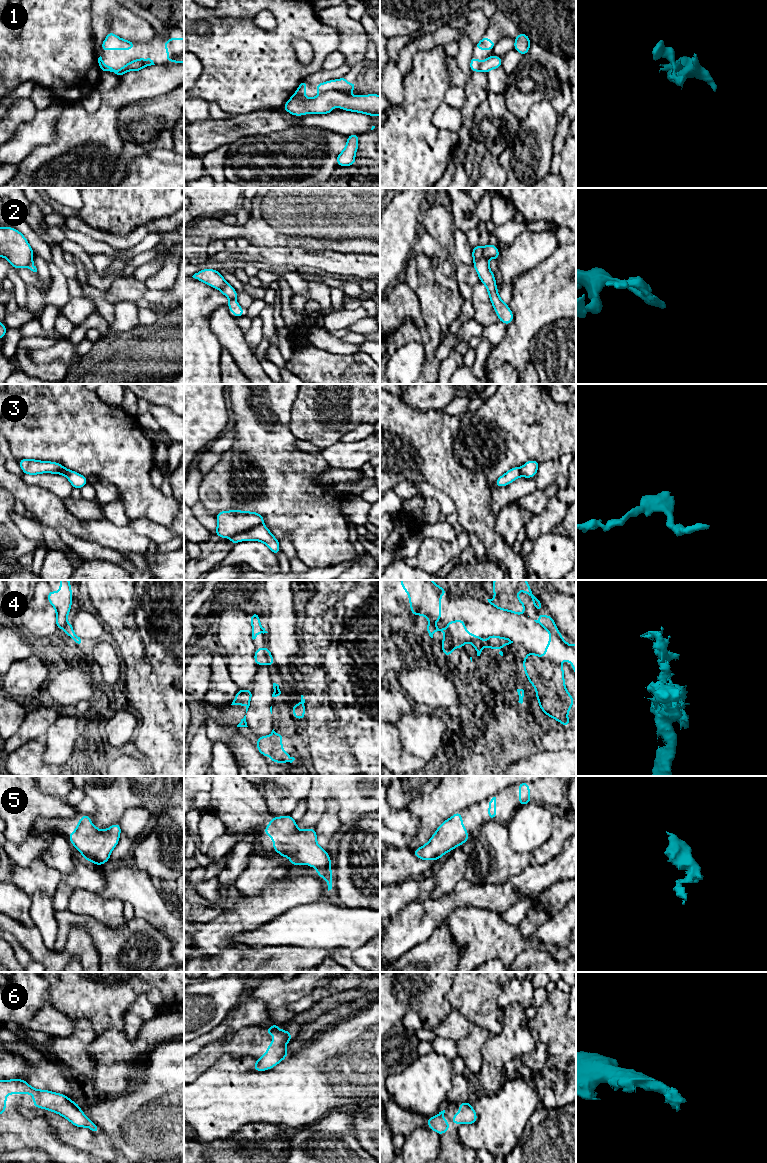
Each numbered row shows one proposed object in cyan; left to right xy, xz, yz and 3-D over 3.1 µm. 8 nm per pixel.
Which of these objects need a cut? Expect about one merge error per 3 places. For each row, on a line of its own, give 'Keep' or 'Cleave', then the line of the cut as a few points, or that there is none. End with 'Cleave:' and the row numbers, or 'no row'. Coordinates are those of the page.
1: Cleave. Split along xz (344, 92), (329, 90), (321, 94)
2: Cleave. Split along yz (487, 257), (481, 257), (474, 262)
3: Keep. No split
4: Keep. No split
5: Keep. No split
6: Keep. No split
Cleave: 1, 2

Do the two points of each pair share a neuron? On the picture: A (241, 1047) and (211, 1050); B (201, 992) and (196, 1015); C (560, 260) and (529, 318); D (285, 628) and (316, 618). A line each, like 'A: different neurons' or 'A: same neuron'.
A: same neuron
B: same neuron
C: same neuron
D: different neurons

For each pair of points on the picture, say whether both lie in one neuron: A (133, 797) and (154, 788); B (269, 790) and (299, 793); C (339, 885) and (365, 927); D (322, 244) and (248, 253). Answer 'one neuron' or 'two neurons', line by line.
A: one neuron
B: one neuron
C: two neurons
D: two neurons

